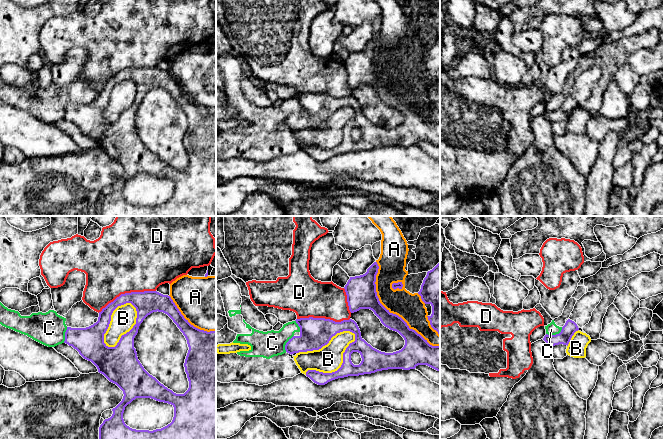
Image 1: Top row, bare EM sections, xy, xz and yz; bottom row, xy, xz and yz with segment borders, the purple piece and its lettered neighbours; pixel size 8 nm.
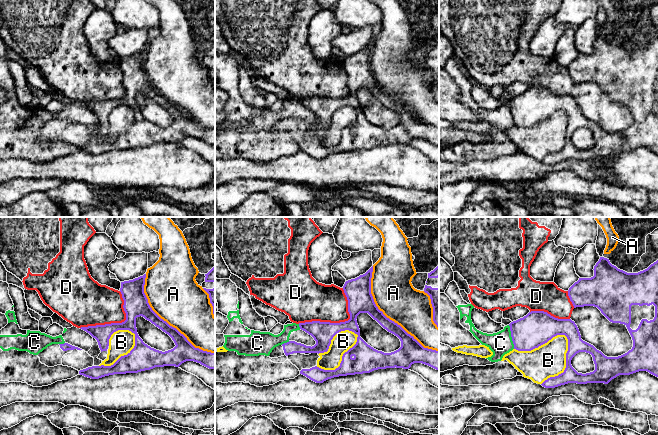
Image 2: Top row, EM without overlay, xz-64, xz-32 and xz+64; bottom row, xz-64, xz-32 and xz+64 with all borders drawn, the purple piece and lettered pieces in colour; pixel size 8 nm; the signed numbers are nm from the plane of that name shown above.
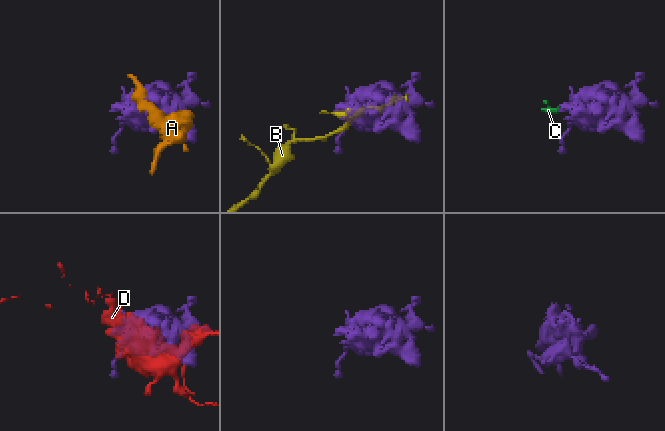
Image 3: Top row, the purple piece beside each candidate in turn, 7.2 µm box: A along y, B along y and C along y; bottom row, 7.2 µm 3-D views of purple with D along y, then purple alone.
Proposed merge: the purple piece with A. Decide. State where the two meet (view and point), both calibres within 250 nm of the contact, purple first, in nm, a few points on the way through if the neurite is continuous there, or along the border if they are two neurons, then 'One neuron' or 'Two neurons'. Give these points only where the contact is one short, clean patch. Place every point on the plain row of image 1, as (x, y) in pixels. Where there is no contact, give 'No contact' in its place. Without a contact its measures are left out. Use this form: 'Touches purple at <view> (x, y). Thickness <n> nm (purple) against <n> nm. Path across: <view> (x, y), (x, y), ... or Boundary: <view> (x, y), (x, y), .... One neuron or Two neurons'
Touches purple at xz (389, 88). Thickness 220 nm (purple) against 220 nm. Two neurons

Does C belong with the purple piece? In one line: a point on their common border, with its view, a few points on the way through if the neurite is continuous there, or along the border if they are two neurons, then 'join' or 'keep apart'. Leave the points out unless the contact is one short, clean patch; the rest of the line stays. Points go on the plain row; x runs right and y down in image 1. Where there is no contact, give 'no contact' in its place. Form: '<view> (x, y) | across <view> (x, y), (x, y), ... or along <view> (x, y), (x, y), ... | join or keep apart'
yz (556, 110) | along yz (562, 103), (558, 109), (546, 110) | keep apart

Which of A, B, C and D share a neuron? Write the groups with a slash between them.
A / B / C / D

